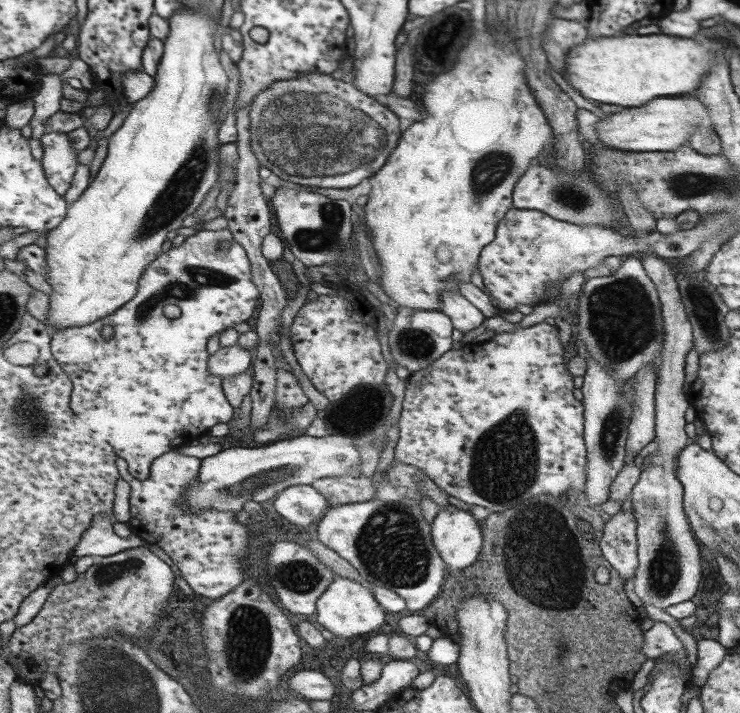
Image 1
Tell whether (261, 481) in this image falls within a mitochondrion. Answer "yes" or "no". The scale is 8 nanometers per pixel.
yes

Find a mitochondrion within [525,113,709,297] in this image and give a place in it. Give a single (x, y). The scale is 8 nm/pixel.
(575, 199)

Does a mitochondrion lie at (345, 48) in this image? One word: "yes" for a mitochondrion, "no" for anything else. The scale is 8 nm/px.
no

